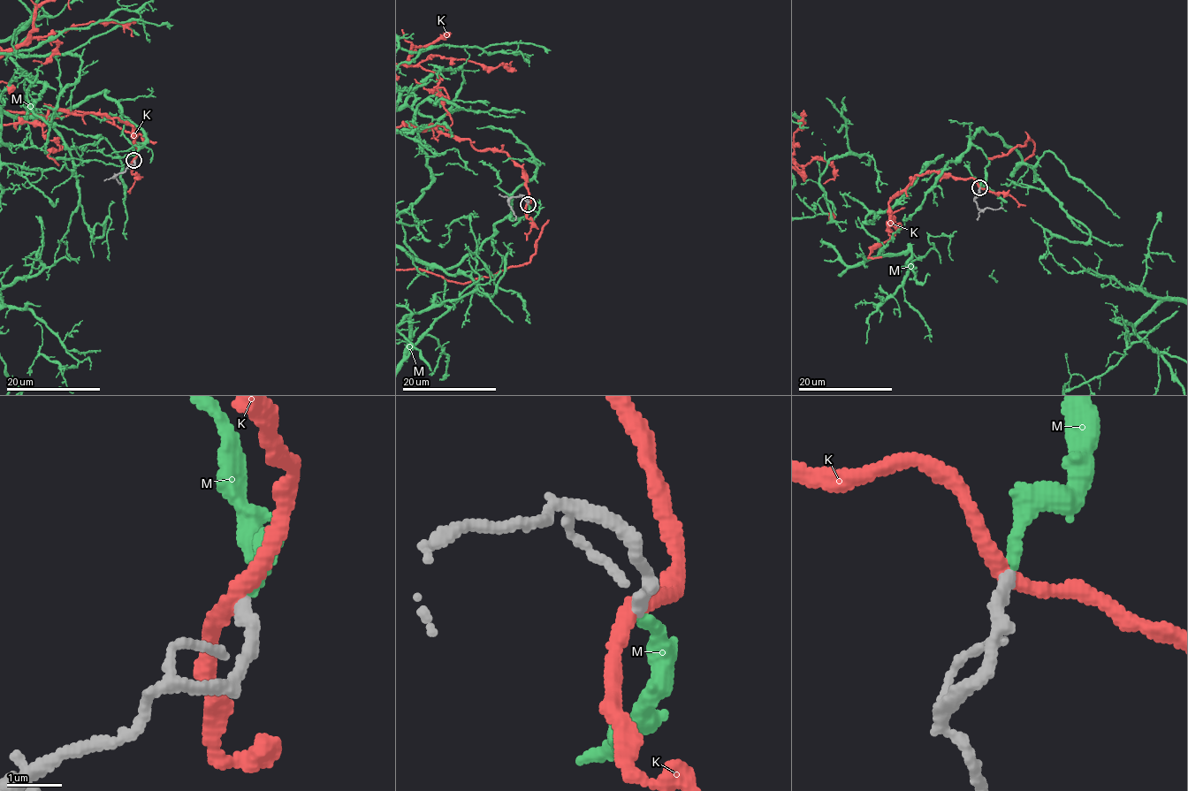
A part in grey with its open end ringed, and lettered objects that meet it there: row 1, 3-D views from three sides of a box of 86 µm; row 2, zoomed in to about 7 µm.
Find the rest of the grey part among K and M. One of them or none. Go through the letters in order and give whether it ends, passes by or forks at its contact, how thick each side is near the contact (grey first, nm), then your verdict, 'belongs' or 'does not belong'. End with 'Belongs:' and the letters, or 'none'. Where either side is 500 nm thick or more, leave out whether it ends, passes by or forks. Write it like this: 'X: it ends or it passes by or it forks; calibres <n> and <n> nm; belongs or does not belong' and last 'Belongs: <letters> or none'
K: it passes by; calibres 260 and 280 nm; does not belong
M: it ends; calibres 240 and 220 nm; belongs
Belongs: M

